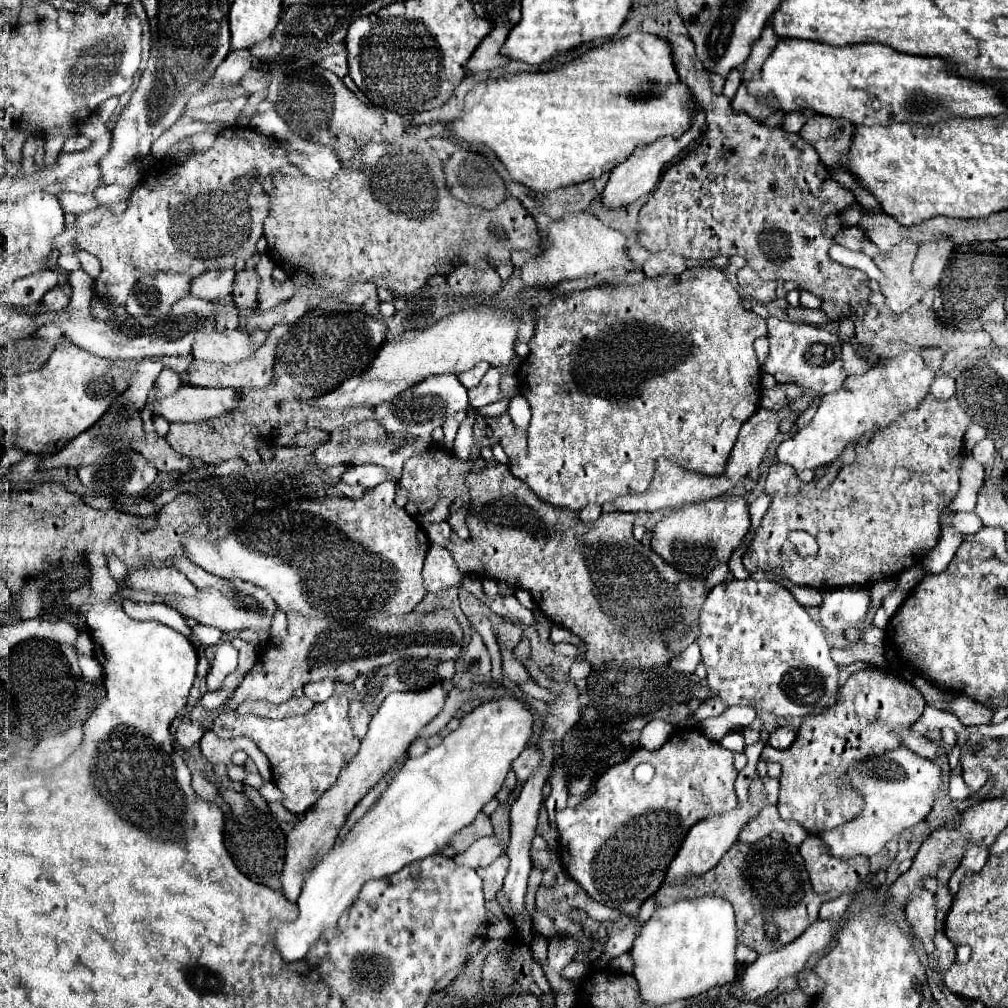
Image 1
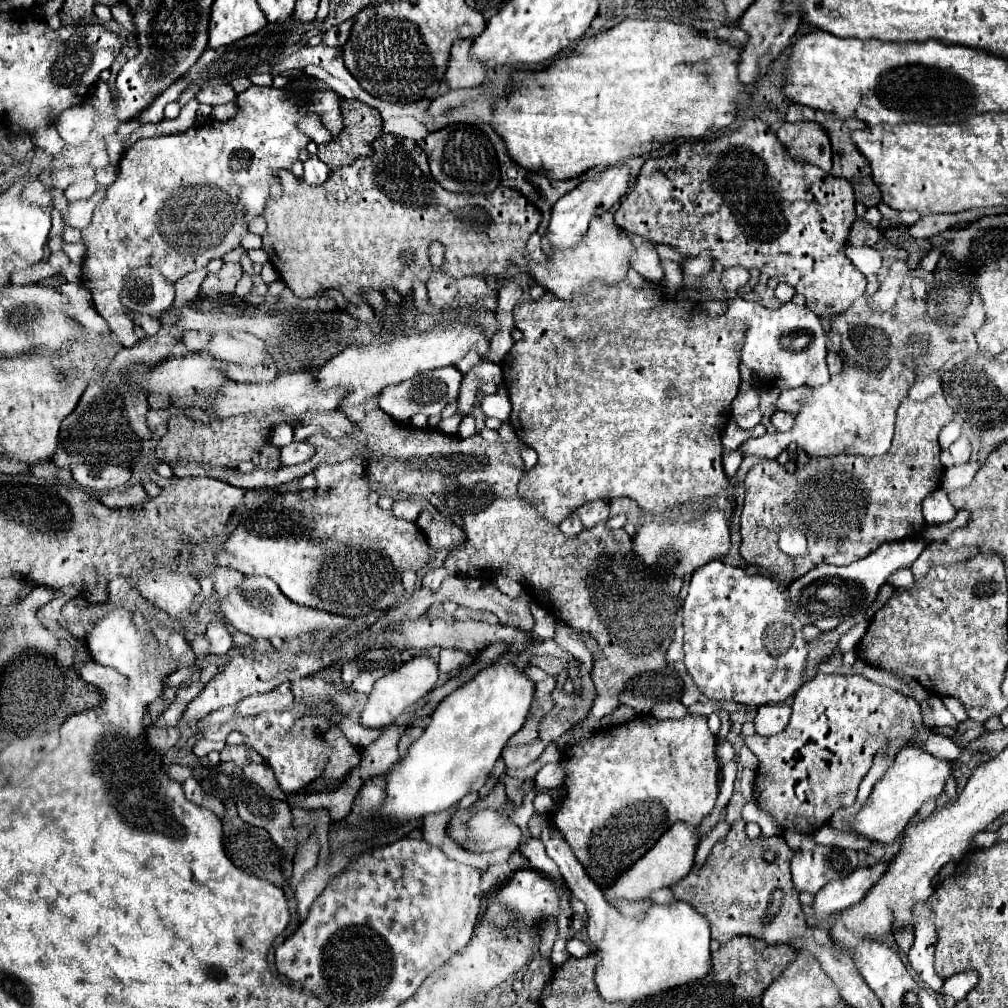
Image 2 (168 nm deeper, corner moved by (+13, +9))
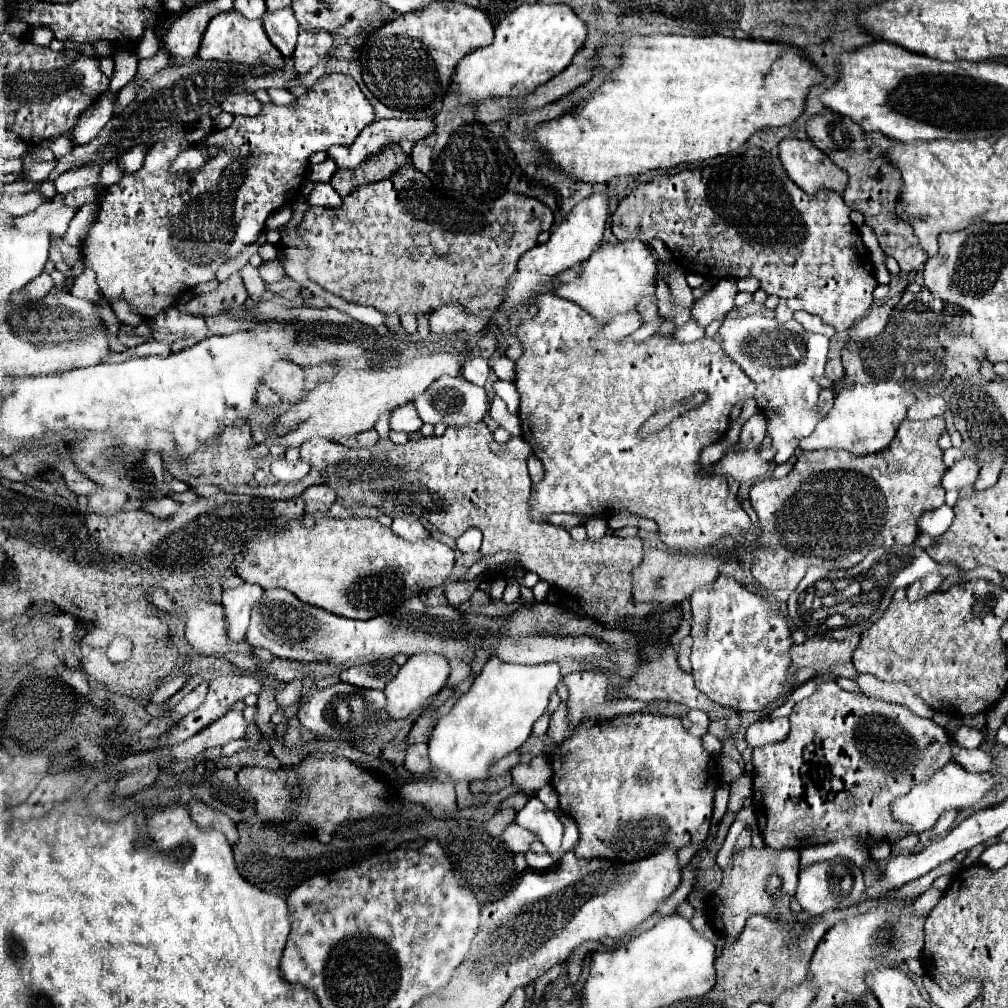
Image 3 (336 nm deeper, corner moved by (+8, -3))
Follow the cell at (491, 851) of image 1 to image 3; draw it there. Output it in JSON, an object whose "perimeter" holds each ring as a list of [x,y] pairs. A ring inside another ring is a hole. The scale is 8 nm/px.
{"perimeter":[[[513,822],[501,832],[501,840],[507,844],[507,848],[511,848],[513,854],[525,854],[529,850],[531,842],[535,840],[535,836],[533,836],[533,832],[525,830]]]}

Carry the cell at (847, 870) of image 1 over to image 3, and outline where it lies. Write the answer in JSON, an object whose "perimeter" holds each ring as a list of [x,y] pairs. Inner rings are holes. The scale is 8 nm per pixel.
{"perimeter":[[[835,858],[835,860],[827,860],[827,862],[819,862],[819,864],[801,868],[795,898],[803,906],[805,912],[809,912],[811,916],[821,916],[835,908],[849,908],[857,904],[863,890],[865,890],[865,884],[863,884],[861,868],[855,866],[847,858]]]}

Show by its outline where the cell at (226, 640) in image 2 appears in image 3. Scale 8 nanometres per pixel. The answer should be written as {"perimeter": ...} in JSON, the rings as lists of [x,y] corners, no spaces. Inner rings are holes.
{"perimeter":[[[243,582],[233,590],[223,592],[223,608],[225,608],[225,630],[229,640],[241,642],[245,630],[249,626],[251,606],[261,598],[263,588],[257,584]]]}

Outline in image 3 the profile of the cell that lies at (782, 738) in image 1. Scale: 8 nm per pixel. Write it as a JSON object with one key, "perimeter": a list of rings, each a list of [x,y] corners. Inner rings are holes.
{"perimeter":[[[775,718],[775,720],[759,720],[747,728],[747,744],[751,748],[783,742],[789,732],[789,718]]]}

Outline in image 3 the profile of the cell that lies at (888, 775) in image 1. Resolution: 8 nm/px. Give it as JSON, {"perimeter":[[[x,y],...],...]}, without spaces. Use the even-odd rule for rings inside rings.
{"perimeter":[[[951,762],[947,766],[943,766],[939,772],[935,772],[929,780],[925,782],[917,782],[913,784],[913,788],[897,798],[893,804],[891,804],[891,814],[893,818],[901,824],[899,830],[895,830],[891,836],[887,836],[887,842],[889,844],[895,844],[899,842],[901,838],[905,838],[907,834],[919,834],[919,832],[925,832],[925,830],[931,830],[937,822],[937,818],[949,810],[949,808],[955,808],[955,810],[961,810],[961,808],[969,808],[973,804],[977,804],[991,788],[993,788],[995,780],[991,774],[987,772],[967,772],[963,770],[959,764]]]}

